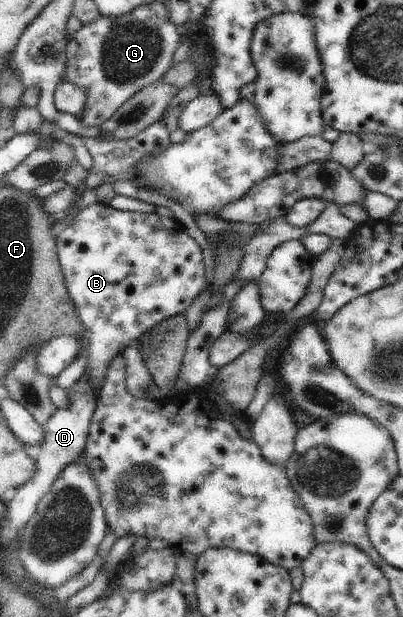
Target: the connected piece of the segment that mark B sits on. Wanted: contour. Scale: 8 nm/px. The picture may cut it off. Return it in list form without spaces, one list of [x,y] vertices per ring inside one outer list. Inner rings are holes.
[[[95,203],[56,234],[65,282],[88,336],[85,376],[98,396],[114,356],[154,324],[185,312],[206,286],[203,250],[173,216],[120,211]]]

